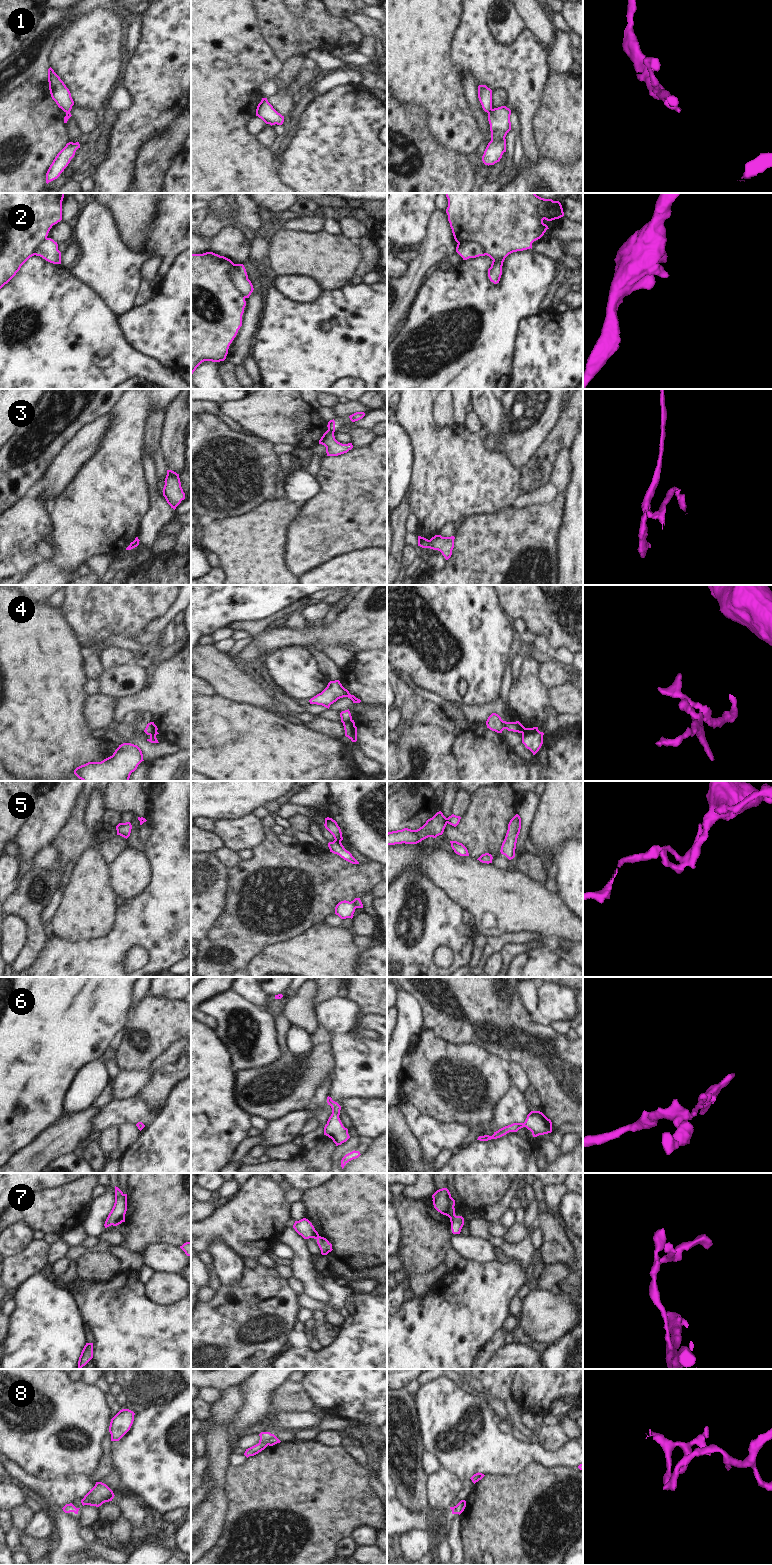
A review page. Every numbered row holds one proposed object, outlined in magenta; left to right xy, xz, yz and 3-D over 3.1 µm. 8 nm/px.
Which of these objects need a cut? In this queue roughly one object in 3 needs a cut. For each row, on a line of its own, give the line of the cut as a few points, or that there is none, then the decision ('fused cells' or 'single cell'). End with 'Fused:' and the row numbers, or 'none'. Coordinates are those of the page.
1: cut in yz along (492, 109), (488, 113); fused cells
2: cut in xz along (233, 263), (228, 269), (228, 279), (245, 297); fused cells
3: cut in yz along (429, 540), (427, 547); fused cells
4: cut in xz along (351, 719), (343, 724); fused cells
5: cut in xz along (335, 839), (340, 842); fused cells
6: no cut; single cell
7: cut in yz along (455, 1215), (450, 1219); fused cells
8: cut in xz along (271, 1434), (267, 1444); fused cells
Fused: 1, 2, 3, 4, 5, 7, 8

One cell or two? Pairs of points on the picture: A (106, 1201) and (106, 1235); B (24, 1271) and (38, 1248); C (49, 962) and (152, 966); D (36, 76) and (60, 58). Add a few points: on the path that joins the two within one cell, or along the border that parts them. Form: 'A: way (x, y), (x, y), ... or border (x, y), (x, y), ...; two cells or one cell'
A: border (105, 1228), (98, 1236); two cells
B: way (25, 1265), (34, 1254); one cell
C: way (79, 961), (100, 961), (122, 939), (140, 939); one cell
D: border (54, 43), (50, 52), (49, 66); two cells

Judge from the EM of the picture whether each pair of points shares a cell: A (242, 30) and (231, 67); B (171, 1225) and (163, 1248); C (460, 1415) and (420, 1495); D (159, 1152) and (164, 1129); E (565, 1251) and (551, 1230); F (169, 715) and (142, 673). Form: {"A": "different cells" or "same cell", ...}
{"A": "same cell", "B": "different cells", "C": "different cells", "D": "same cell", "E": "same cell", "F": "different cells"}

